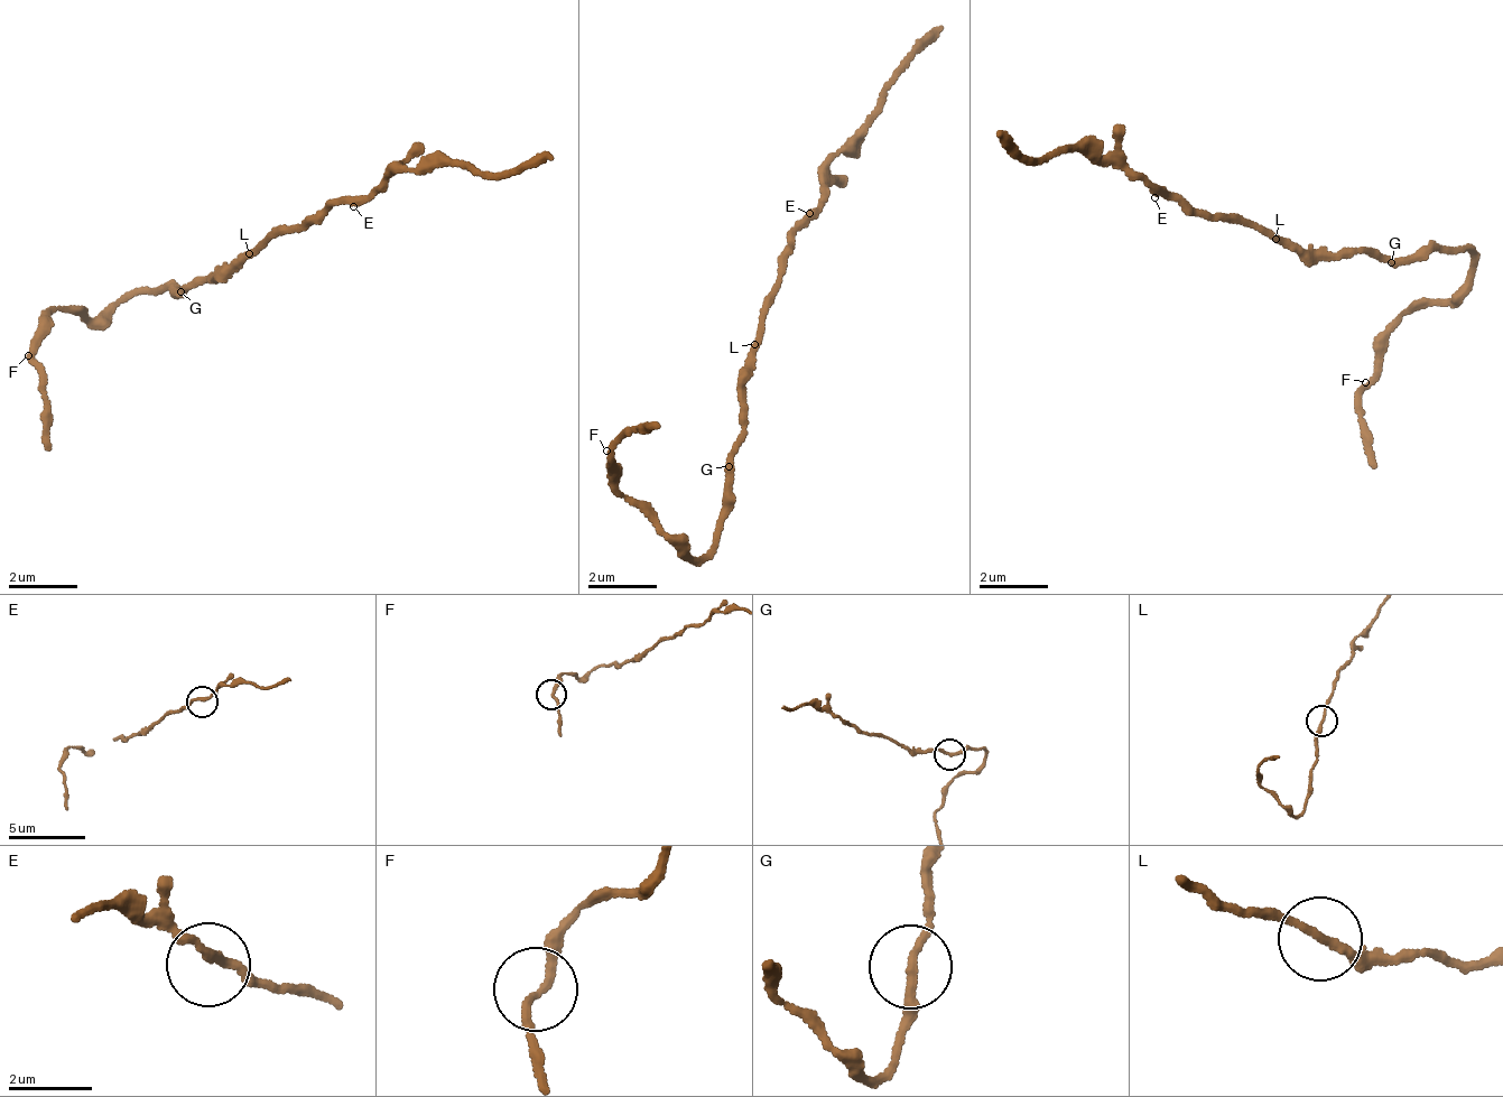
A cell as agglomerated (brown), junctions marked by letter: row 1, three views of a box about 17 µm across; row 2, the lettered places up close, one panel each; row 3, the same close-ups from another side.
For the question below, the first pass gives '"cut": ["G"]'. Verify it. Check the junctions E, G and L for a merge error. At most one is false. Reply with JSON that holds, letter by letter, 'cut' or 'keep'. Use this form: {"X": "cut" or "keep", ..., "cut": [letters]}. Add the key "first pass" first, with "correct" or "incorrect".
{"first pass": "correct", "E": "keep", "G": "cut", "L": "keep", "cut": ["G"]}

